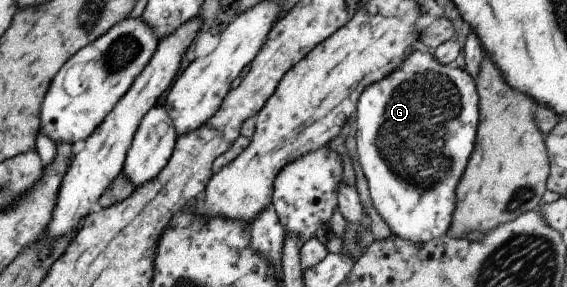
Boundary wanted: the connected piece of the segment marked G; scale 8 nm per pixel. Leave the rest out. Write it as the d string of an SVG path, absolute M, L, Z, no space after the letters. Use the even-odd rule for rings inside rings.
M411 50L403 63L397 69L394 69L394 72L389 73L388 76L383 77L378 82L367 86L360 93L356 101L355 112L352 116L352 118L356 118L356 120L354 119L354 122L356 122L356 133L354 136L356 154L358 154L363 176L366 179L371 205L381 215L391 234L395 234L413 243L425 243L446 234L454 210L454 188L456 188L456 182L458 182L464 166L466 166L466 160L468 160L468 156L472 152L474 138L476 138L476 124L478 124L478 106L476 104L478 104L478 98L476 98L474 82L466 74L466 71L458 67L455 69L449 68L448 65L440 64L432 55L423 54L416 50ZM452 120L456 120L456 128L450 126Z

